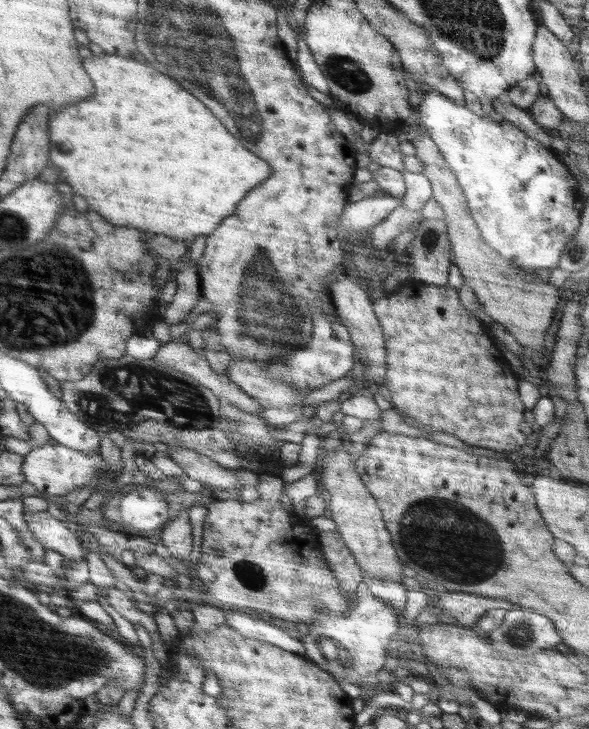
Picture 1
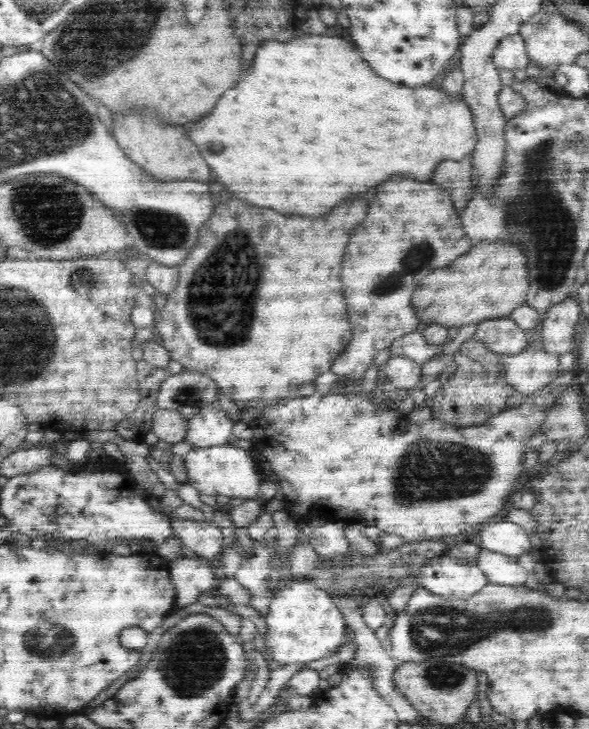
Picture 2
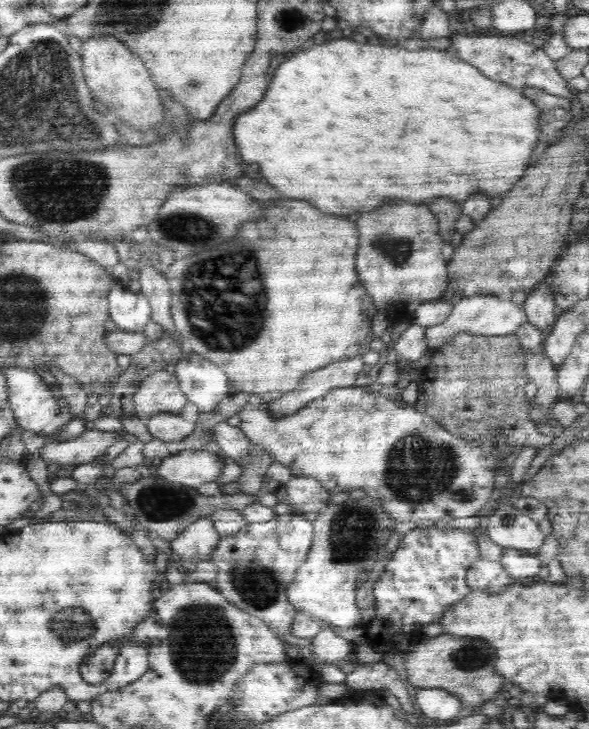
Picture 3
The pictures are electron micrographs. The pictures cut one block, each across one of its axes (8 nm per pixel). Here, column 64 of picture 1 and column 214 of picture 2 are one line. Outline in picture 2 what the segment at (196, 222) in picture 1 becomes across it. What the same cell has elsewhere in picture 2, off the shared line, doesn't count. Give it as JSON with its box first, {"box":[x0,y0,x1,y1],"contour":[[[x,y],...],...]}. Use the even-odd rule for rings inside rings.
{"box":[187,35,478,216],"contour":[[[307,35],[301,38],[294,38],[288,41],[266,40],[262,42],[260,48],[256,49],[256,56],[252,60],[252,64],[244,70],[242,80],[238,82],[238,86],[234,86],[232,90],[228,90],[216,104],[216,108],[204,116],[202,120],[198,120],[187,135],[190,140],[198,146],[198,150],[202,152],[204,160],[208,162],[208,166],[214,170],[216,174],[216,182],[222,182],[236,200],[246,200],[248,204],[254,206],[262,206],[262,208],[272,208],[276,212],[282,214],[296,214],[296,216],[324,216],[330,208],[334,208],[338,202],[350,198],[350,196],[358,196],[360,192],[364,192],[366,188],[374,188],[380,182],[384,182],[386,178],[390,178],[392,174],[398,172],[420,172],[420,180],[428,180],[434,166],[440,160],[458,160],[470,157],[473,154],[478,140],[475,130],[475,124],[472,117],[470,107],[466,105],[463,97],[448,94],[443,90],[430,87],[428,84],[424,86],[416,86],[410,88],[402,84],[390,84],[389,80],[376,76],[370,66],[362,60],[360,50],[352,44],[352,42],[343,36],[327,36],[327,35]]]}

